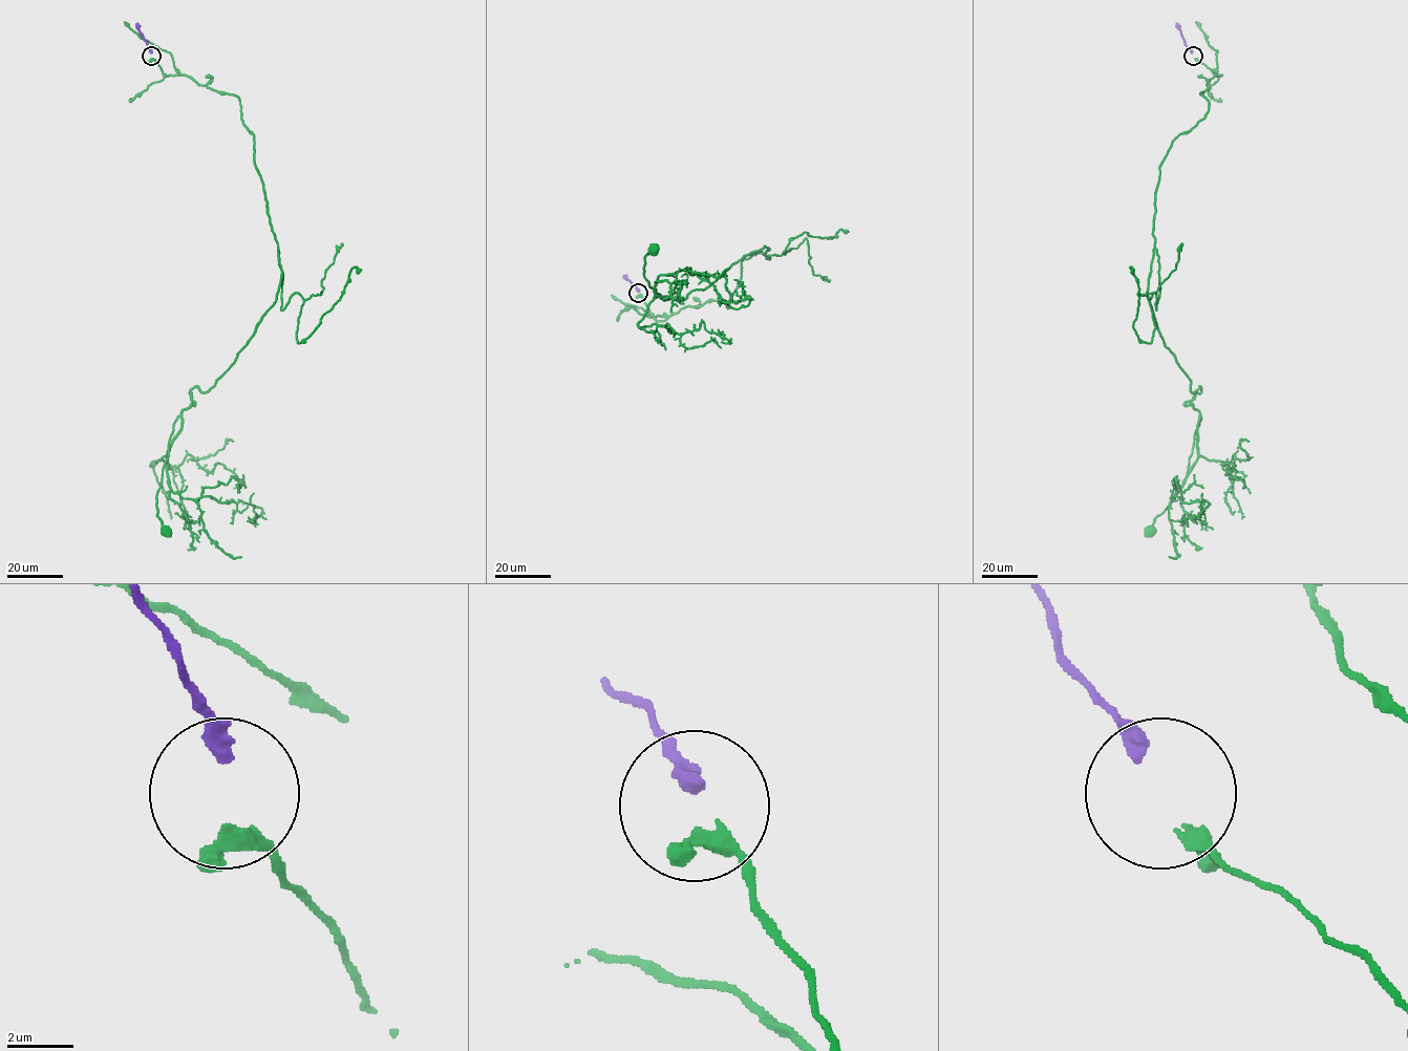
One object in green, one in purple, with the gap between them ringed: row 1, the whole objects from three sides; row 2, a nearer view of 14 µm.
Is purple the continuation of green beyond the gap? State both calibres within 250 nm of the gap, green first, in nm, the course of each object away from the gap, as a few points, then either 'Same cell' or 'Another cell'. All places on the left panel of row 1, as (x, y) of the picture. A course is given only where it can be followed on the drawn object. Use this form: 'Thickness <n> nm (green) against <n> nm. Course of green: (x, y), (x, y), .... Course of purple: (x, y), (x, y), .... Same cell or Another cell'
Thickness 360 nm (green) against 480 nm. Course of green: (151, 58), (239, 98), (281, 271), (254, 335), (215, 384), (194, 386), (174, 423), (157, 493), (166, 531). Course of purple: (151, 52), (137, 23). Same cell

